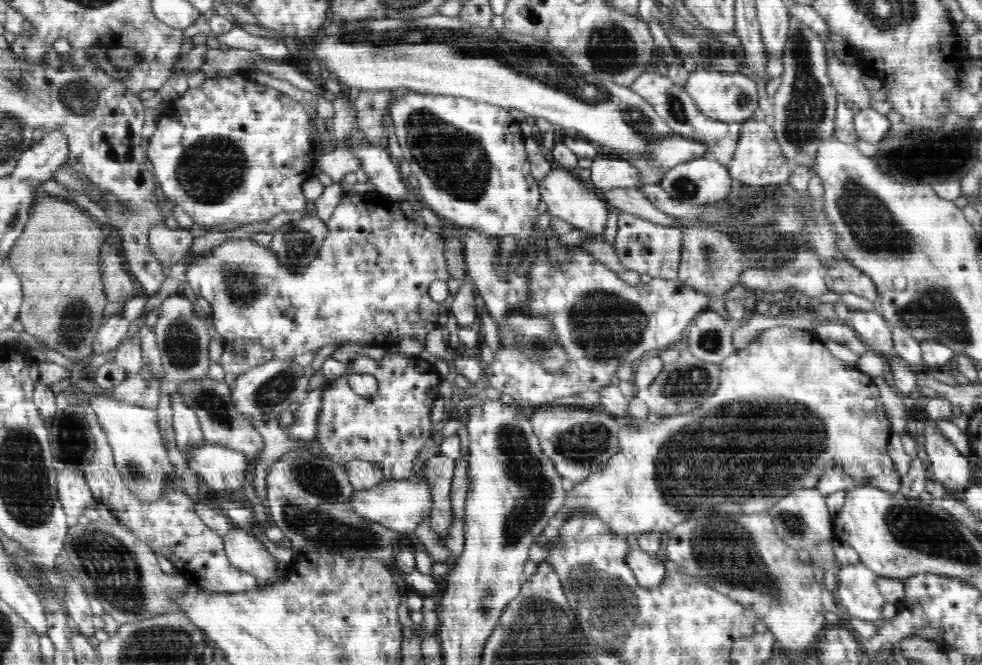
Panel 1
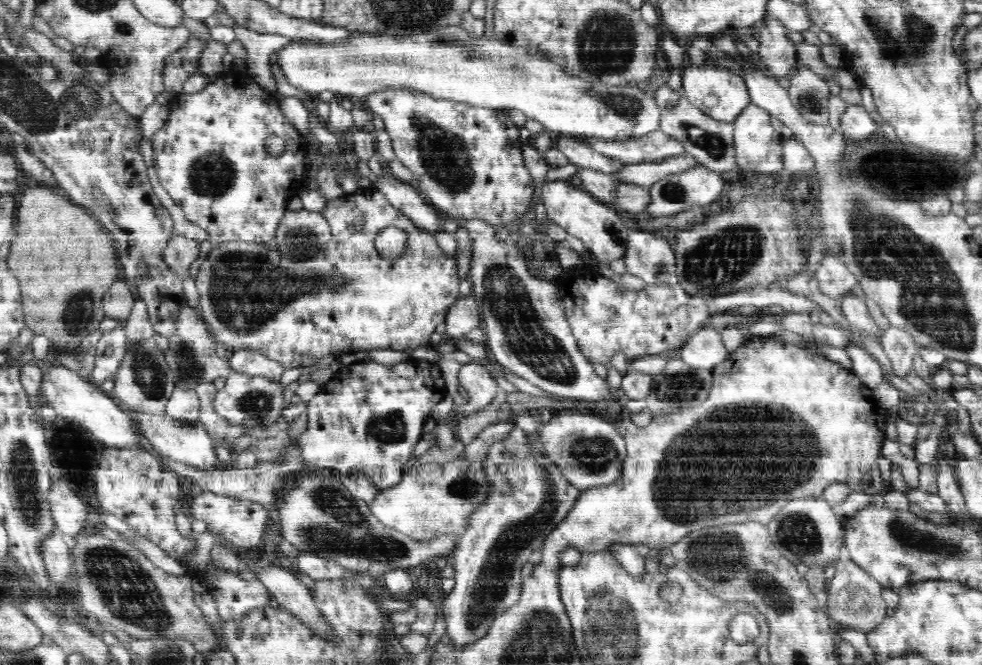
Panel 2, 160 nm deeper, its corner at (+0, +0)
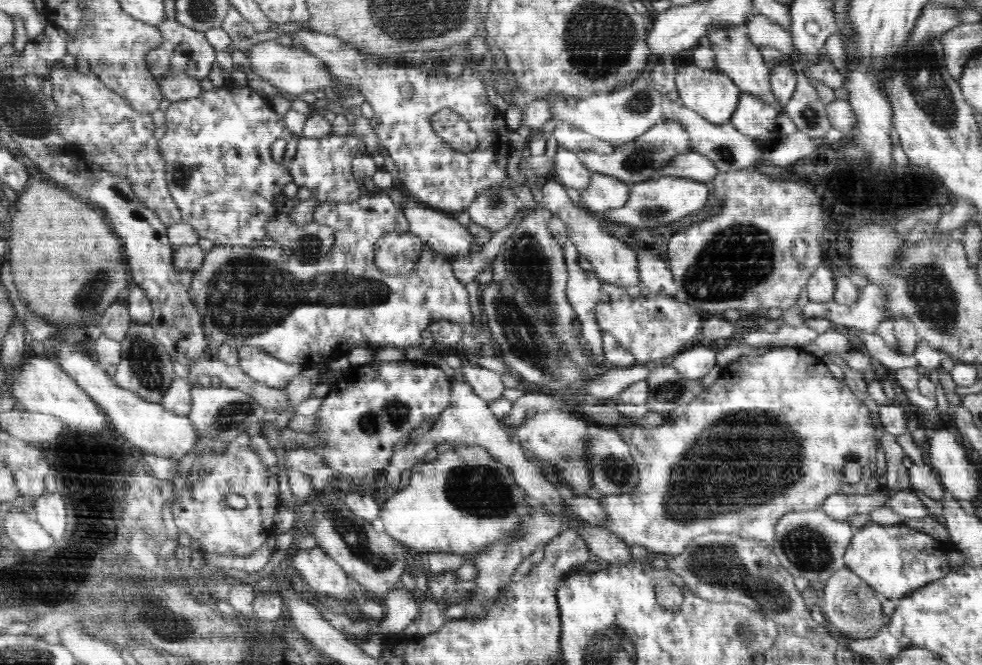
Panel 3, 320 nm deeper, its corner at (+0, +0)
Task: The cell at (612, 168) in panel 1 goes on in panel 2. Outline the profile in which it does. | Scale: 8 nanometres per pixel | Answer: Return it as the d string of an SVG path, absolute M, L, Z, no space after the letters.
M684 153L675 157L665 158L655 163L626 164L620 172L615 173L617 181L637 184L648 188L655 182L670 176L684 172L688 168L698 166L699 162L691 154Z

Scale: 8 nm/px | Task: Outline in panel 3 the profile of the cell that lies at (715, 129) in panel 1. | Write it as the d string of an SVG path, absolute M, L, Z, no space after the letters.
M666 95L662 96L662 113L664 113L663 119L680 121L680 123L684 124L688 135L690 135L692 151L696 151L710 159L718 172L725 173L733 170L750 169L760 163L760 158L763 158L762 154L764 152L758 148L756 141L740 133L731 121L722 124L708 122L697 112L685 106L678 107L675 102L670 102Z

